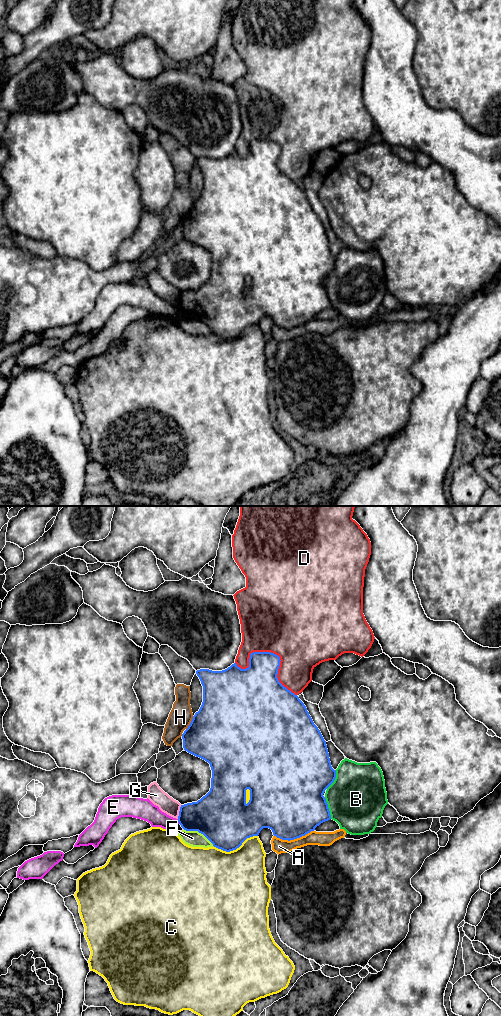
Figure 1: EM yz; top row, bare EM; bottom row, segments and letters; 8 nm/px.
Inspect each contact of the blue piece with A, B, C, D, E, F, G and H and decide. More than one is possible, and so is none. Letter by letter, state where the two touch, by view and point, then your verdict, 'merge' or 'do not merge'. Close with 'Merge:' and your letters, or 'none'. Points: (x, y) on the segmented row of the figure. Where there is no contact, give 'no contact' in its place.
A: contact yz (293, 839); do not merge
B: contact yz (328, 808); do not merge
C: contact yz (235, 849); do not merge
D: contact yz (272, 653); do not merge
E: contact yz (178, 821); do not merge
F: contact yz (199, 832); do not merge
G: contact yz (179, 812); do not merge
H: contact yz (190, 723); do not merge
Merge: none

